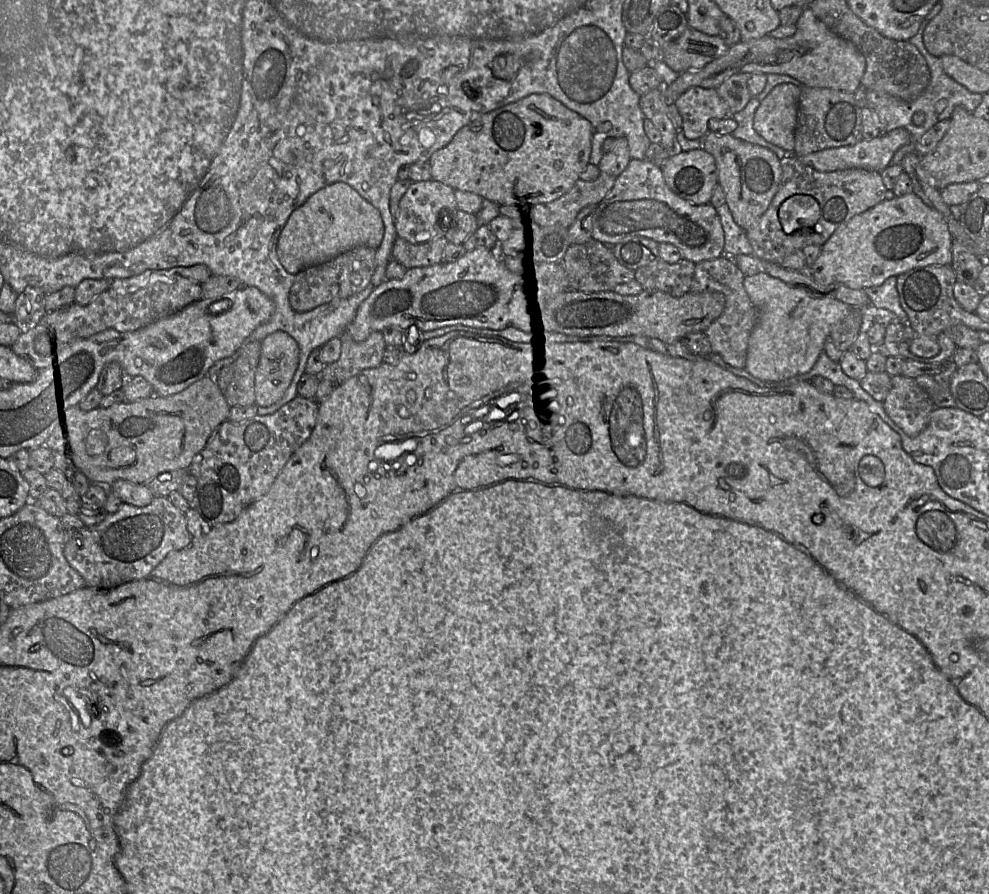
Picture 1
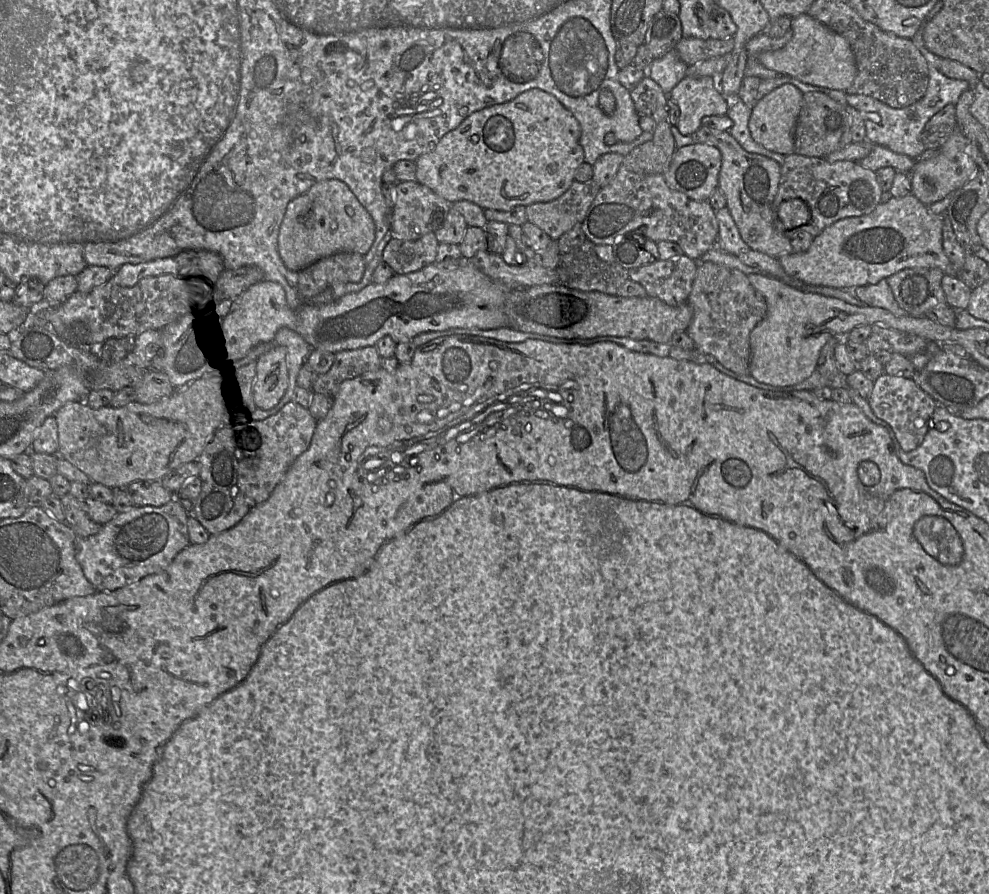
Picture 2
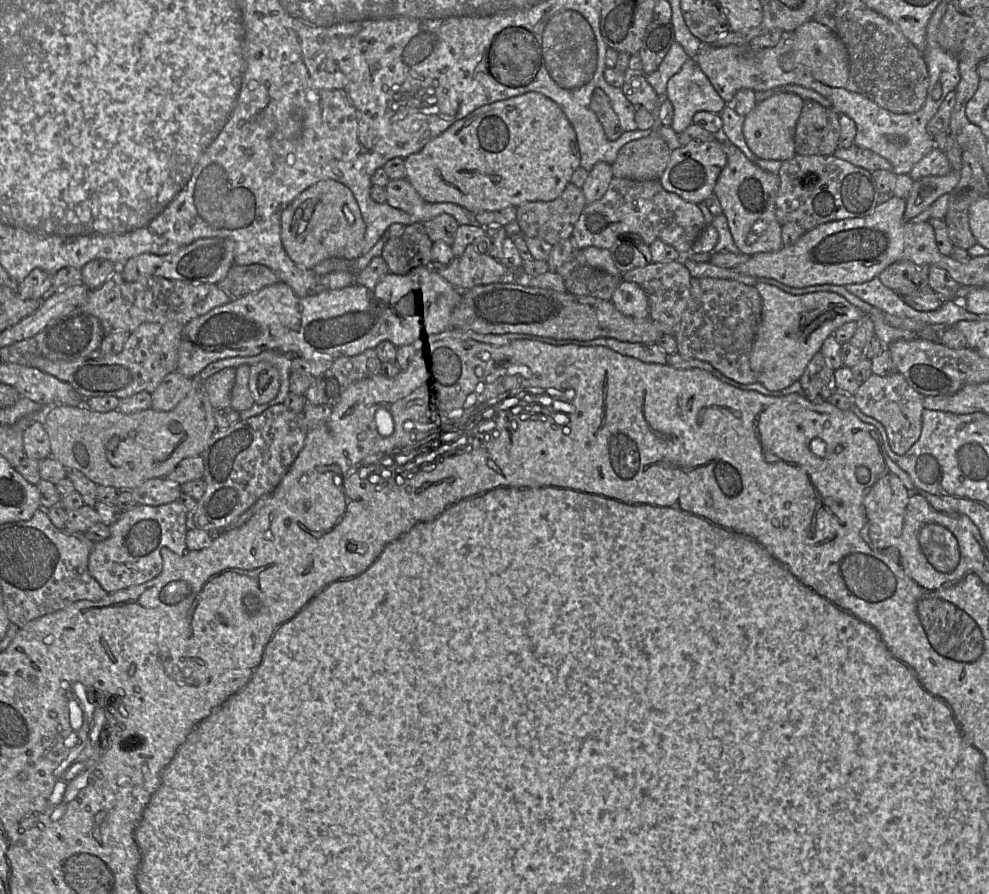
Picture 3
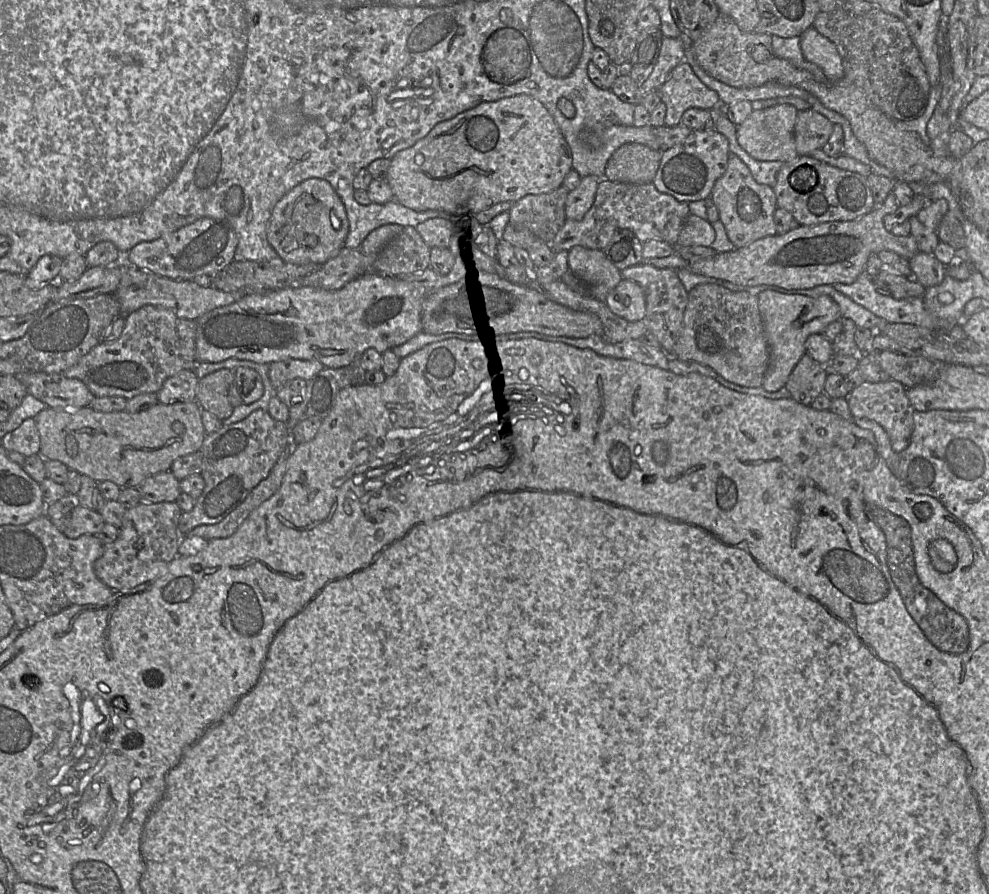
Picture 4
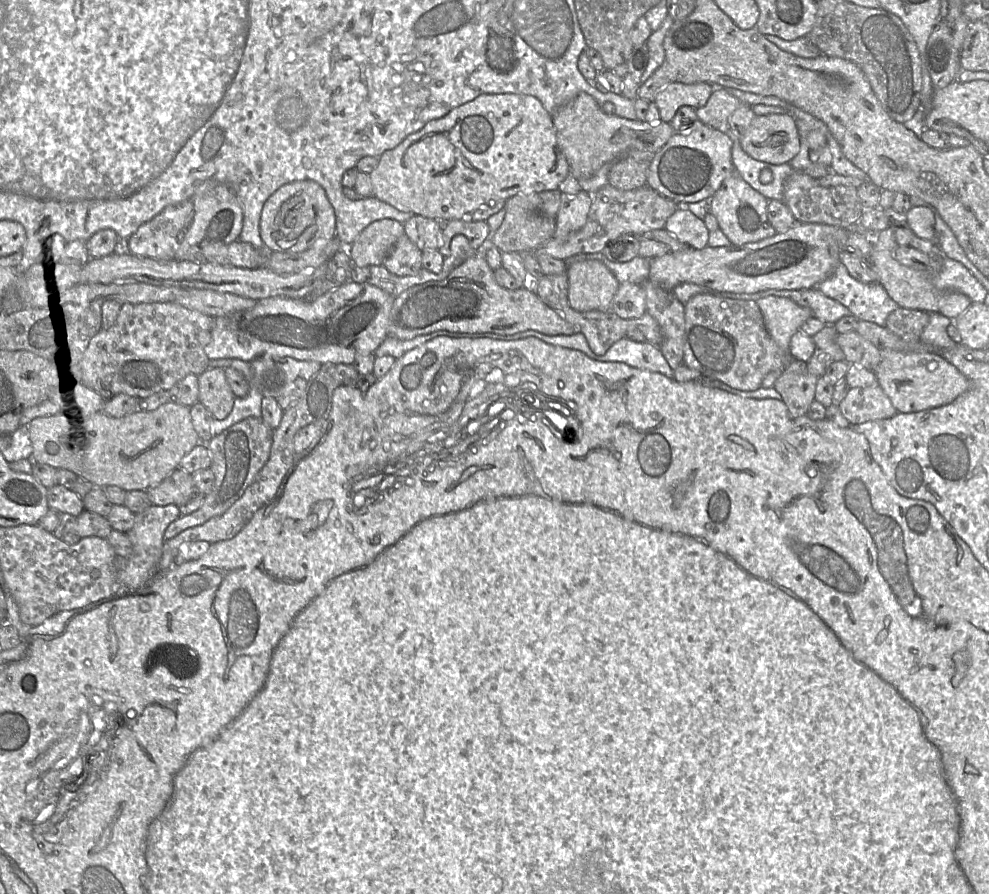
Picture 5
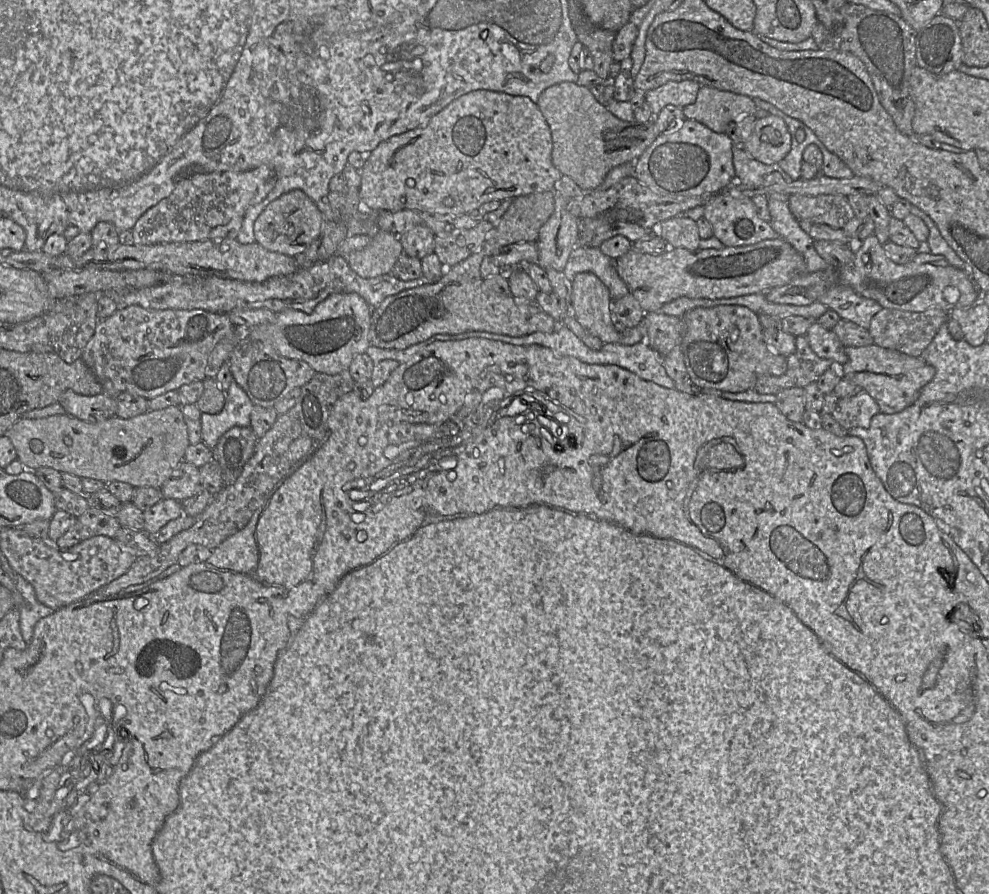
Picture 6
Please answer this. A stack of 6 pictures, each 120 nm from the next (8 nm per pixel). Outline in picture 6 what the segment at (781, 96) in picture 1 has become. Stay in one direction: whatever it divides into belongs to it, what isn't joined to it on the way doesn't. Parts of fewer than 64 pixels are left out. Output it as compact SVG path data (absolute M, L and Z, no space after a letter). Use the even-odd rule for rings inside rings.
M768 115L756 120L743 148L755 160L763 164L774 164L789 153L791 140L792 136L784 120Z

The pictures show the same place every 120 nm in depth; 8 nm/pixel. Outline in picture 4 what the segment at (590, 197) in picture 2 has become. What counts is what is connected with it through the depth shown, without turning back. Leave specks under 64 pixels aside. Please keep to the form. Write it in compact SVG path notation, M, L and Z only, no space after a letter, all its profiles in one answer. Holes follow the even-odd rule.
M561 186L553 192L528 195L515 202L509 223L550 243L566 223L565 202L569 191Z

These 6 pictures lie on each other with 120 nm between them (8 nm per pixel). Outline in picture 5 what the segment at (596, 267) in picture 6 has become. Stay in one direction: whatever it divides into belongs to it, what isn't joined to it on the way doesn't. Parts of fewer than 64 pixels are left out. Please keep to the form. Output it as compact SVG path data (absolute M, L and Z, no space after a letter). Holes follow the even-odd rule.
M602 252L587 256L579 256L575 259L581 258L596 259L601 261L612 272L620 284L630 283L641 285L648 280L649 277L650 259L642 258L640 256L637 256L626 263L612 262L605 258Z

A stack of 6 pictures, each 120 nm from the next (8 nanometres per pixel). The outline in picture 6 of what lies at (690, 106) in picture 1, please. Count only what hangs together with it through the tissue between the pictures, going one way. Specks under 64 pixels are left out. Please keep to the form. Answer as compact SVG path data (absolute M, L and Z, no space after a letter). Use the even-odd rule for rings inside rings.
M670 81L645 93L645 102L649 105L653 116L668 105L684 108L695 102L701 85L695 81Z

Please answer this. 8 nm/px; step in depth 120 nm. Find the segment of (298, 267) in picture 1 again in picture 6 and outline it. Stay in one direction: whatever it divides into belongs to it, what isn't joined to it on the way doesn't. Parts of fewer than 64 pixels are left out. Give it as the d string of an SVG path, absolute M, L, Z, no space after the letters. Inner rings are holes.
M292 190L269 203L254 223L255 242L265 249L291 257L303 253L322 234L326 219L303 191Z

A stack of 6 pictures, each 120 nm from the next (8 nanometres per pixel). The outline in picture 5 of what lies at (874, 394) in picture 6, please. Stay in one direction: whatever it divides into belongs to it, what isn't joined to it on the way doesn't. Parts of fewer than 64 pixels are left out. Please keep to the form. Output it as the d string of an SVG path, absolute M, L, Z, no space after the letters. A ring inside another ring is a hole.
M880 349L881 361L874 369L878 385L900 413L913 413L951 403L970 388L969 380L938 352L903 352Z

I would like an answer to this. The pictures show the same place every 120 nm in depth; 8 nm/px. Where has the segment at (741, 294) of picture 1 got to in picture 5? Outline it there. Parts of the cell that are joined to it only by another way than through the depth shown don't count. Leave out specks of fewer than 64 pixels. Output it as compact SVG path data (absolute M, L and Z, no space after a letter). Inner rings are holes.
M709 293L691 297L685 307L685 333L683 365L697 370L702 376L718 380L731 388L754 391L761 387L765 376L776 370L784 370L793 359L785 353L766 330L763 314L753 300L729 299Z

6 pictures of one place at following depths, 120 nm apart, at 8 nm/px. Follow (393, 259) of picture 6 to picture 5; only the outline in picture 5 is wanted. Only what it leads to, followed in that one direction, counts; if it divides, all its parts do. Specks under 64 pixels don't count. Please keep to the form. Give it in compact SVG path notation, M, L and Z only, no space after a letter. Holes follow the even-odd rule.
M391 219L368 225L347 248L358 267L381 266L398 239L404 235L404 226Z

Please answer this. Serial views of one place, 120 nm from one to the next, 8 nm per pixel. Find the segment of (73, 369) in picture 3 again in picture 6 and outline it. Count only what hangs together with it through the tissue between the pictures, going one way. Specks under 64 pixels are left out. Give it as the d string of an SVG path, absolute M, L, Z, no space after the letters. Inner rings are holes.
M140 303L121 304L113 314L99 320L81 358L107 395L116 397L121 392L129 392L150 400L167 391L178 390L195 380L205 379L212 351L233 329L235 326L228 313L203 309L152 308Z

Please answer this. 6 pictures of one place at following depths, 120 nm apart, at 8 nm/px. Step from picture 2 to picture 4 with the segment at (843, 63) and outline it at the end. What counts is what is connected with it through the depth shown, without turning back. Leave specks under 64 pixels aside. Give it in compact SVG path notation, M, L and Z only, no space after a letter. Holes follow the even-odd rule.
M814 27L808 28L801 37L801 50L805 60L817 65L829 82L844 79L842 58L836 46Z

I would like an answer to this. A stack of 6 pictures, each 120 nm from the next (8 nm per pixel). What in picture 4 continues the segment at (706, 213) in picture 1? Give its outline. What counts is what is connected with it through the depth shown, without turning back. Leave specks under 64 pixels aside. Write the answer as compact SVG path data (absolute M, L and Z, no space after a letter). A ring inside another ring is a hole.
M602 178L595 200L582 220L566 220L565 225L549 244L554 254L569 252L580 246L591 250L603 250L619 233L632 233L640 242L661 240L675 246L679 233L690 215L688 203L659 192L651 183L632 185L615 183Z

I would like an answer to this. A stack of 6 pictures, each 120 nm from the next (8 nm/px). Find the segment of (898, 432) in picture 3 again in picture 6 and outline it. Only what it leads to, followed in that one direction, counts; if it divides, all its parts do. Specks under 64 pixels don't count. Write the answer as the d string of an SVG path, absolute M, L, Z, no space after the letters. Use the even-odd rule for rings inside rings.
M862 390L857 395L839 399L832 417L846 430L868 427L880 408L874 398Z

